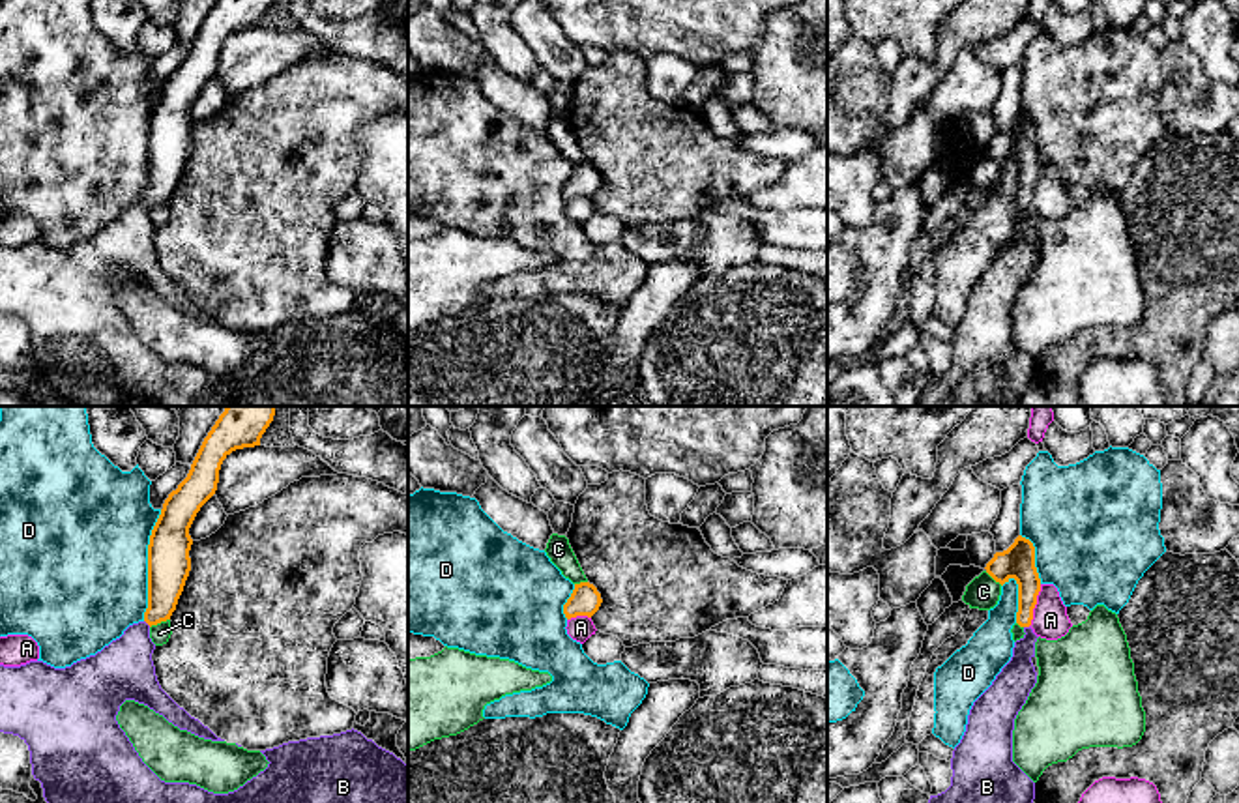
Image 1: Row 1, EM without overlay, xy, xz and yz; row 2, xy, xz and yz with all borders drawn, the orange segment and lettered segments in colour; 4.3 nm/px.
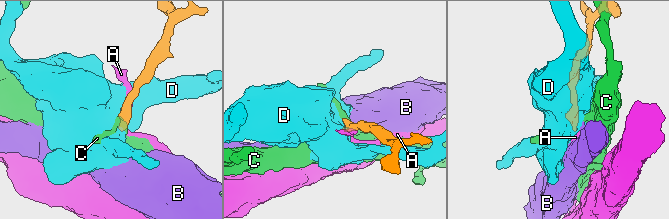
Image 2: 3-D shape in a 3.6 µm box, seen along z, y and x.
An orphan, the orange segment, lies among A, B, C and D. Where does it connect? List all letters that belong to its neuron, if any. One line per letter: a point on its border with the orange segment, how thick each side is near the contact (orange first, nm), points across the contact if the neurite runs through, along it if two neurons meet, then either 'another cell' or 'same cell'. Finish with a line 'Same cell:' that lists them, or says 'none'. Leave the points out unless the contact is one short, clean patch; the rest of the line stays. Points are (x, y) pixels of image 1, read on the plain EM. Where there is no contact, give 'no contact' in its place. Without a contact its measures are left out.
A: yz (1035, 184) | 150/150 nm | another cell
B: xy (148, 204) | 180/260 nm | across xy (167, 150), (161, 186), (148, 204), (137, 216), (122, 251) | same cell
C: xy (160, 203) | 180/90 nm | another cell
D: xy (148, 146) | 190/500 nm | another cell
Same cell: B

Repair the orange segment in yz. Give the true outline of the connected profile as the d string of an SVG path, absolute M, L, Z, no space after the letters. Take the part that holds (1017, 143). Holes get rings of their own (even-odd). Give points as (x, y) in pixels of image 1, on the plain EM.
M1018 116L984 150L1001 167L1016 161L1016 204L1026 215L1014 223L1011 241L992 266L973 283L966 313L953 331L951 367L930 376L917 406L1020 406L1035 380L1035 363L1013 343L1014 299L1037 264L1031 240L1039 217L1029 208L1041 172L1035 127Z

